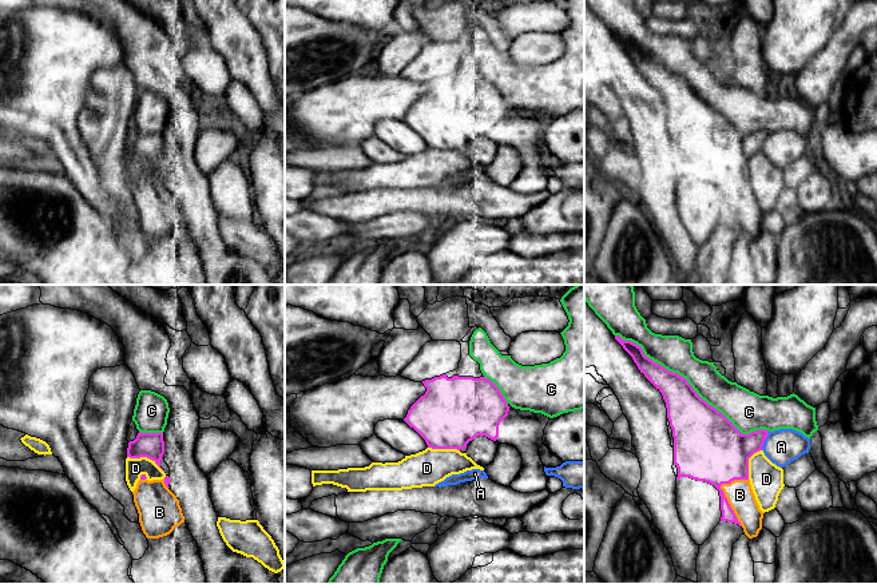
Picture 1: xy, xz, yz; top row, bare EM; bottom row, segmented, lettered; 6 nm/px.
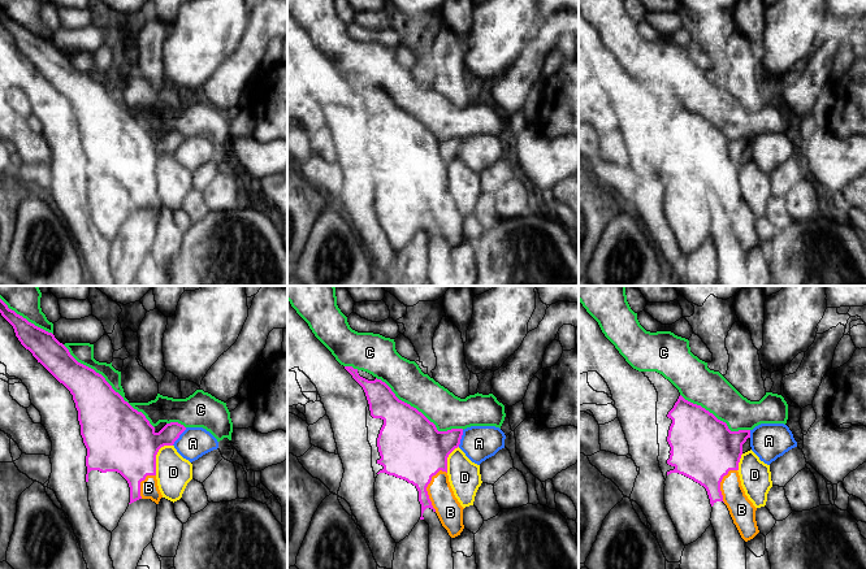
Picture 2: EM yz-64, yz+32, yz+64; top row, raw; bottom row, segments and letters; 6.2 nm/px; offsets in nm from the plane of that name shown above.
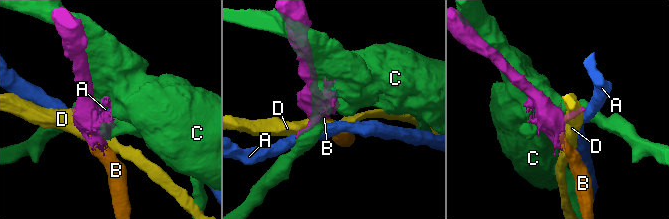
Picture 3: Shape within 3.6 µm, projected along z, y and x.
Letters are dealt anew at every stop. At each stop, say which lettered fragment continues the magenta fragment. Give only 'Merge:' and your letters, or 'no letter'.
Merge: B

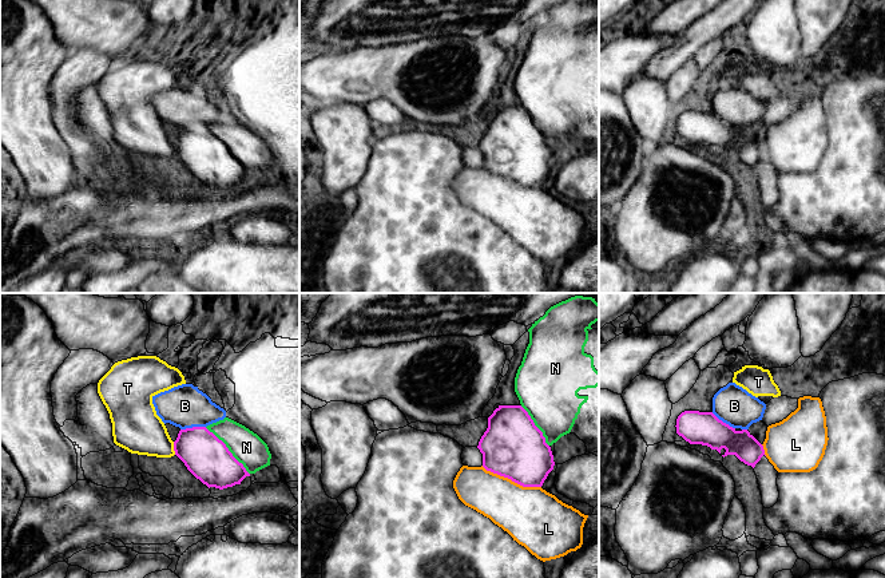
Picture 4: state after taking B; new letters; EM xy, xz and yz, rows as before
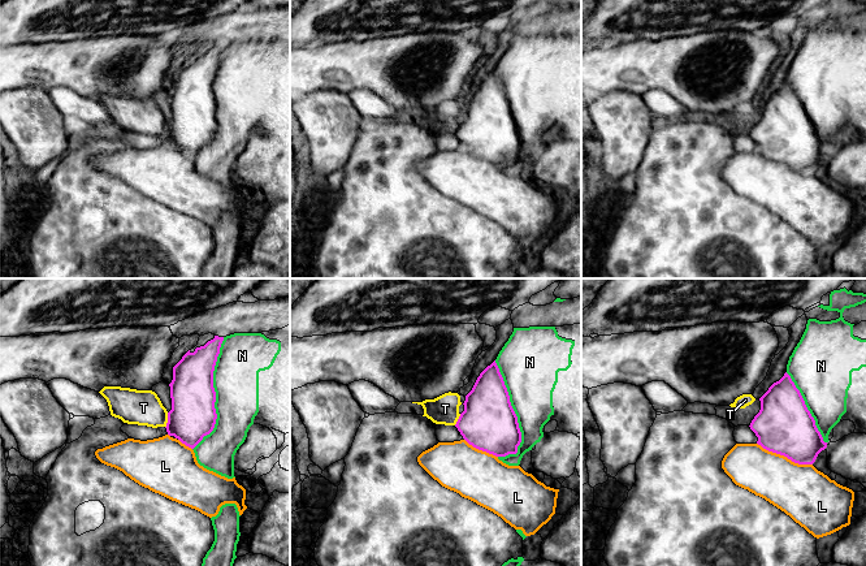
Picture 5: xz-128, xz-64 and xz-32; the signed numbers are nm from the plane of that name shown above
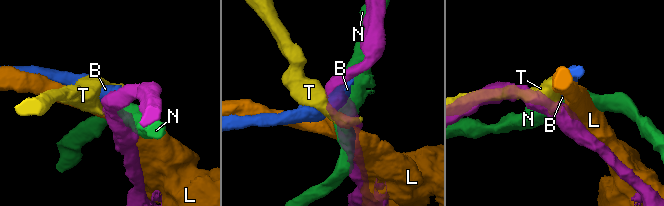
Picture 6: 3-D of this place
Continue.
Merge: no letter

